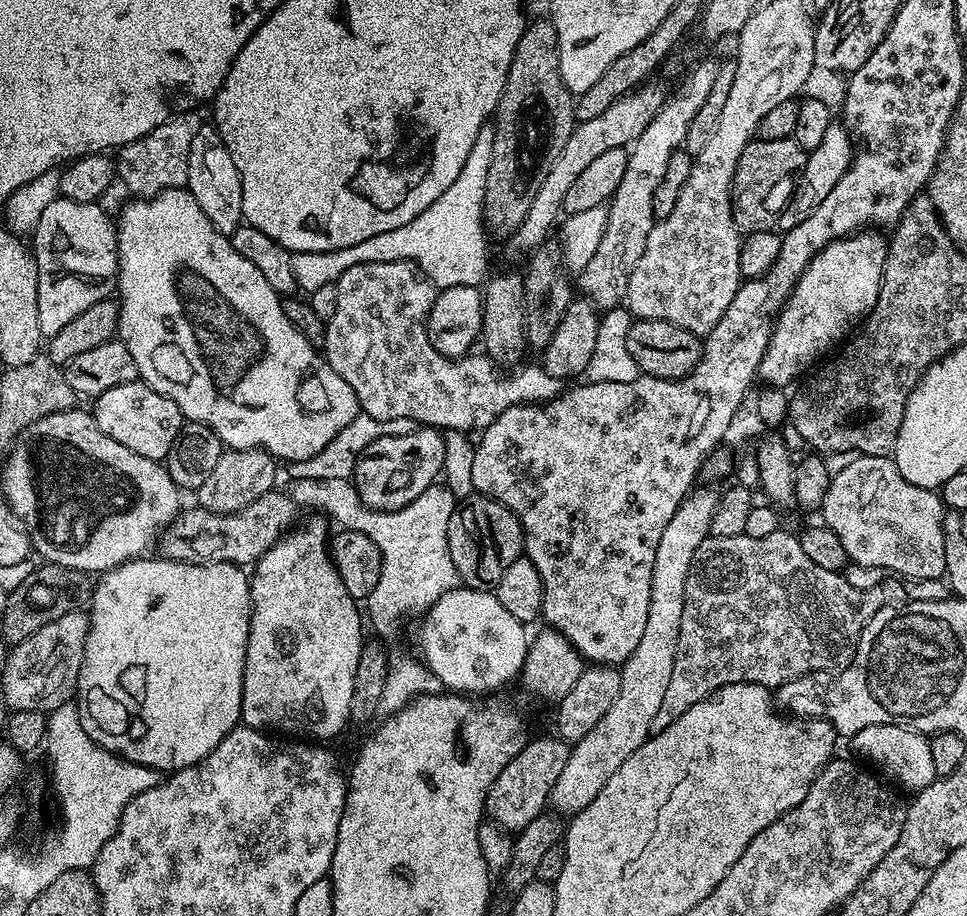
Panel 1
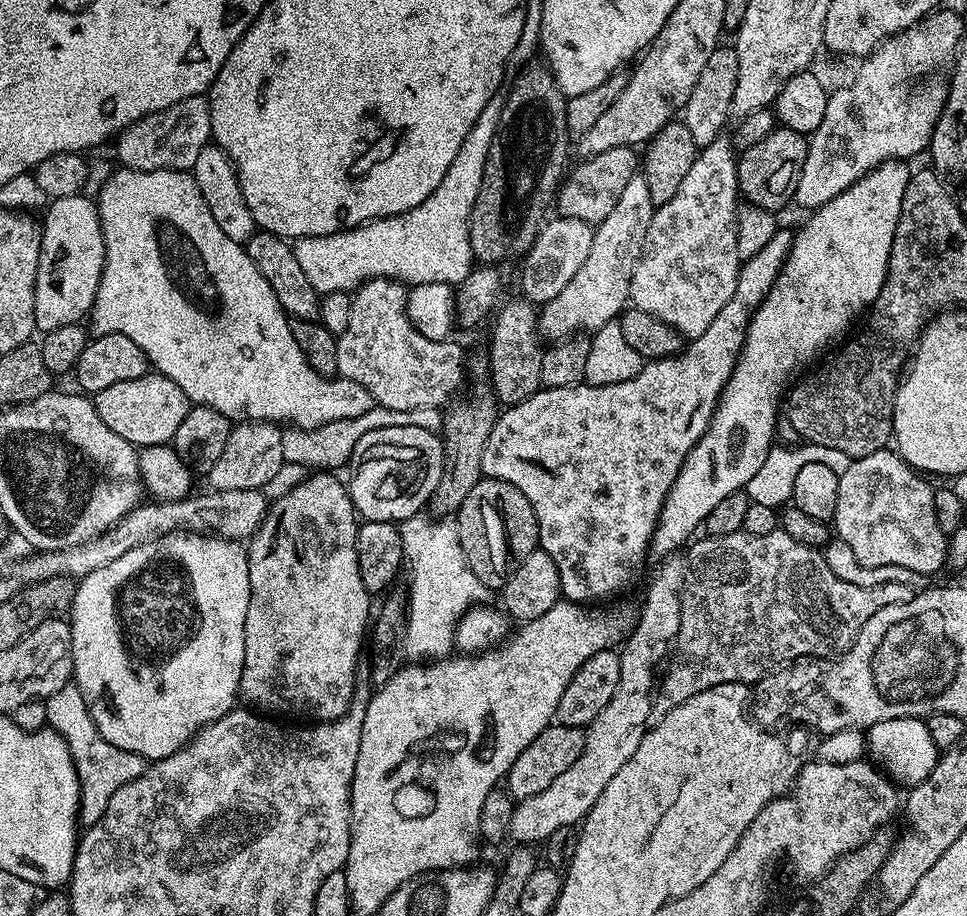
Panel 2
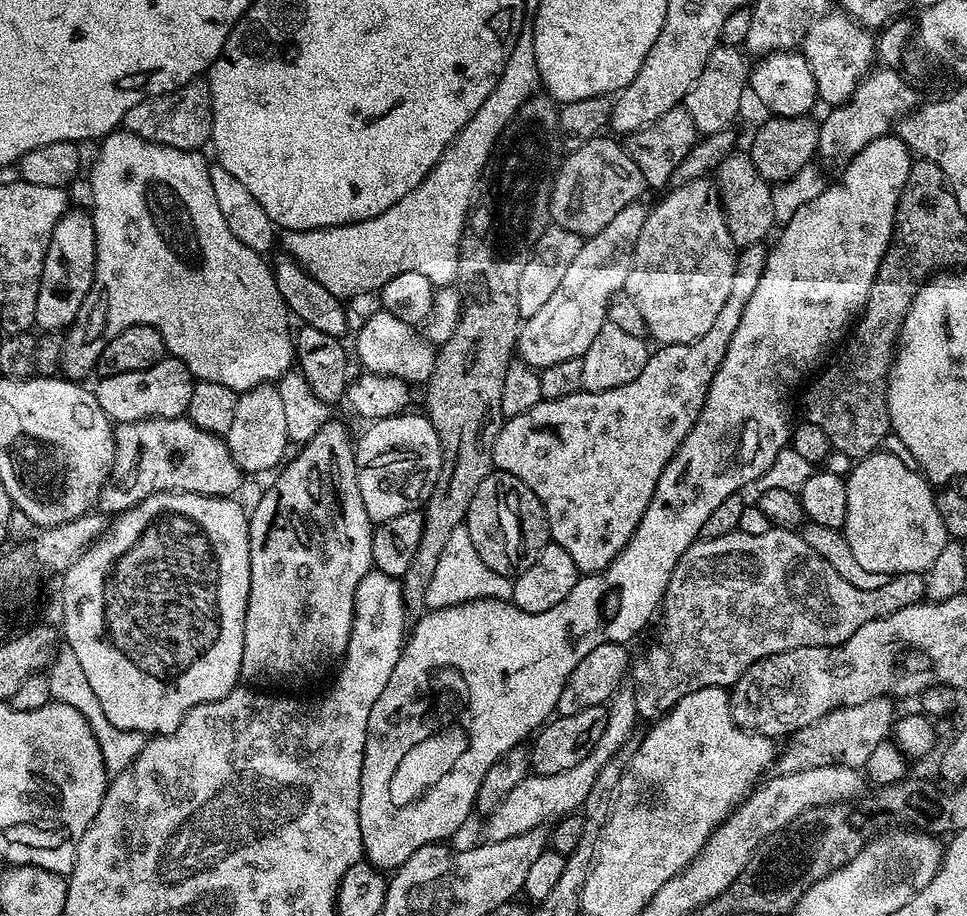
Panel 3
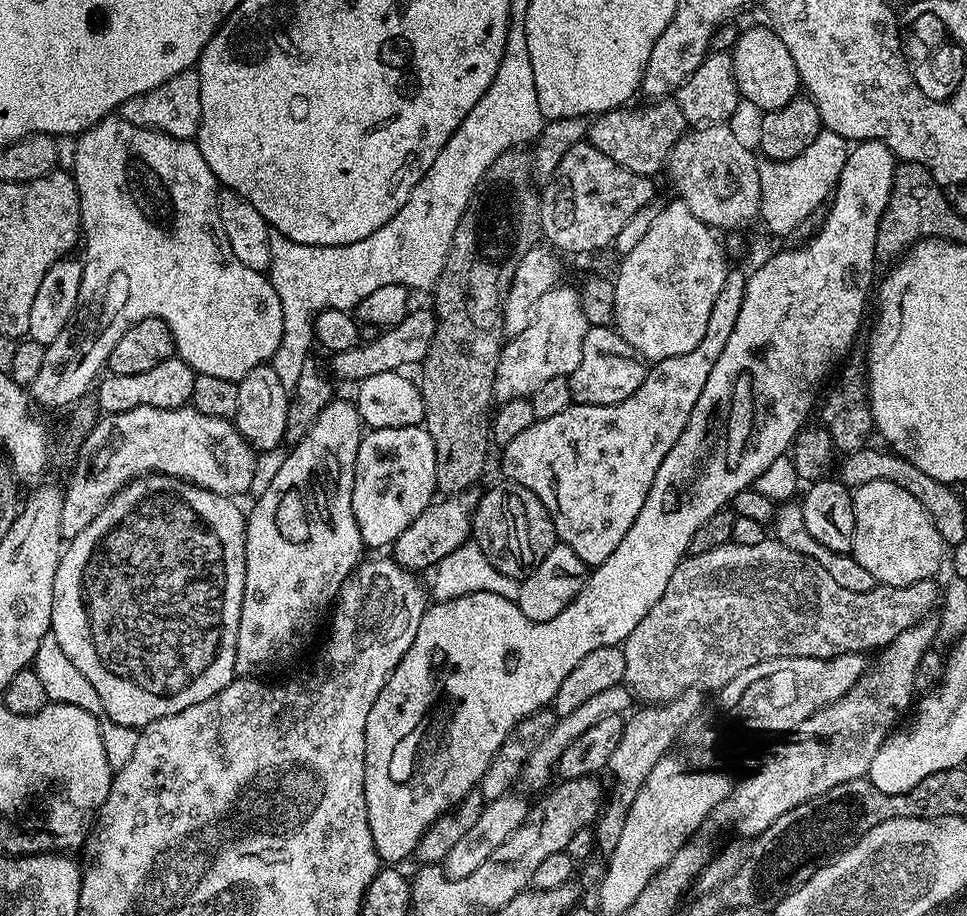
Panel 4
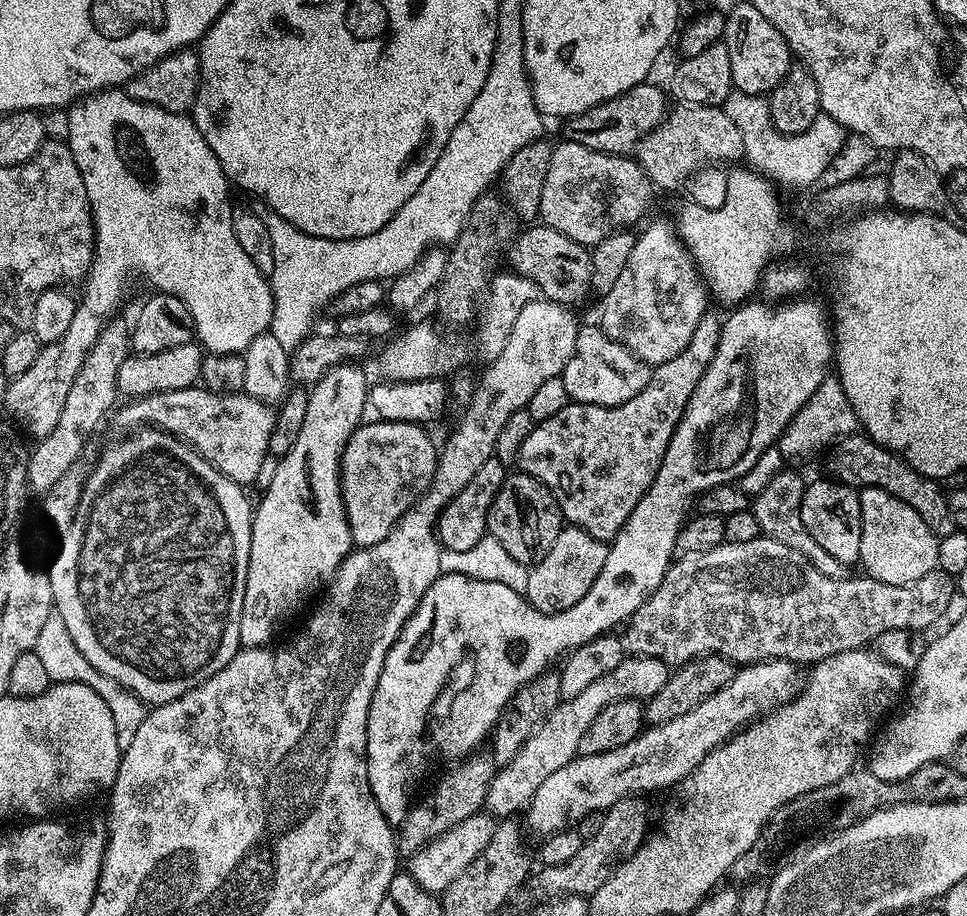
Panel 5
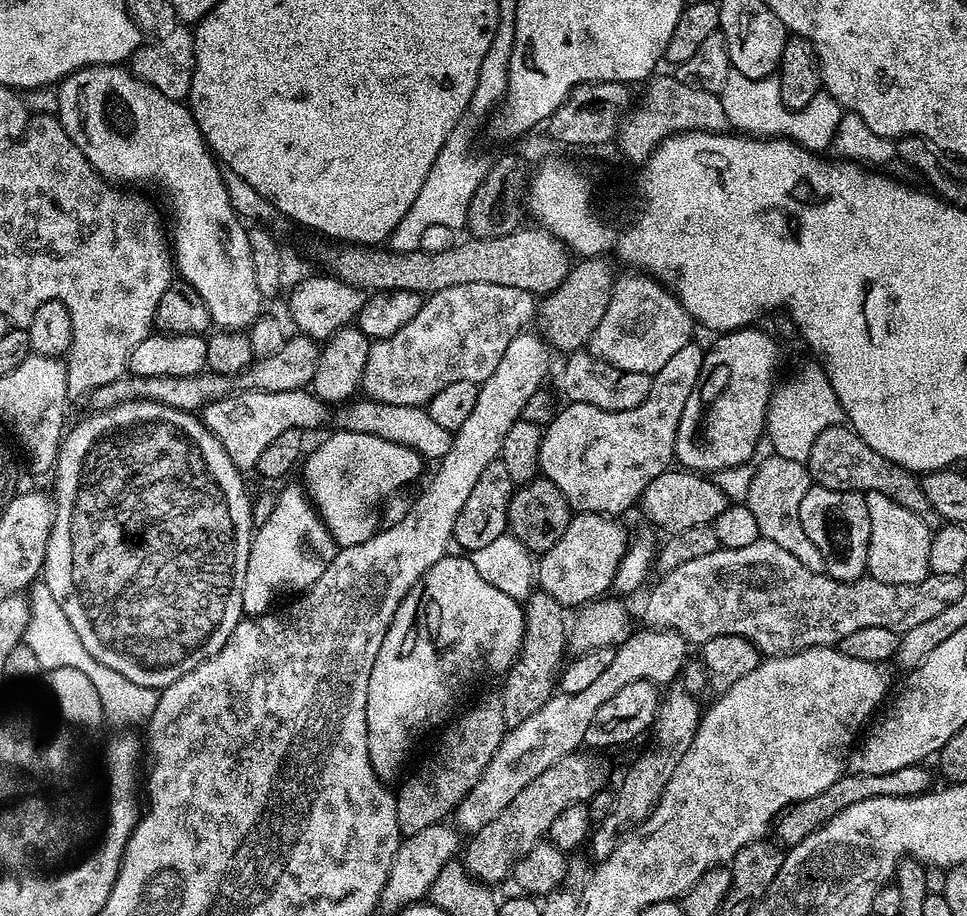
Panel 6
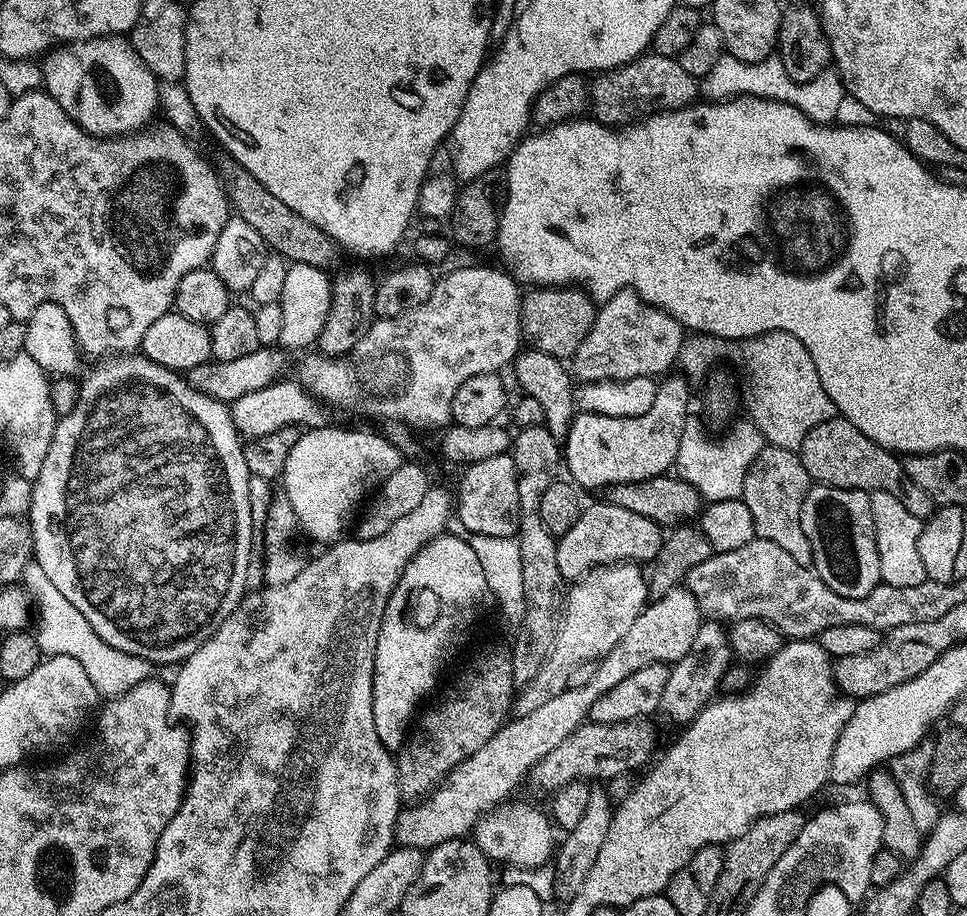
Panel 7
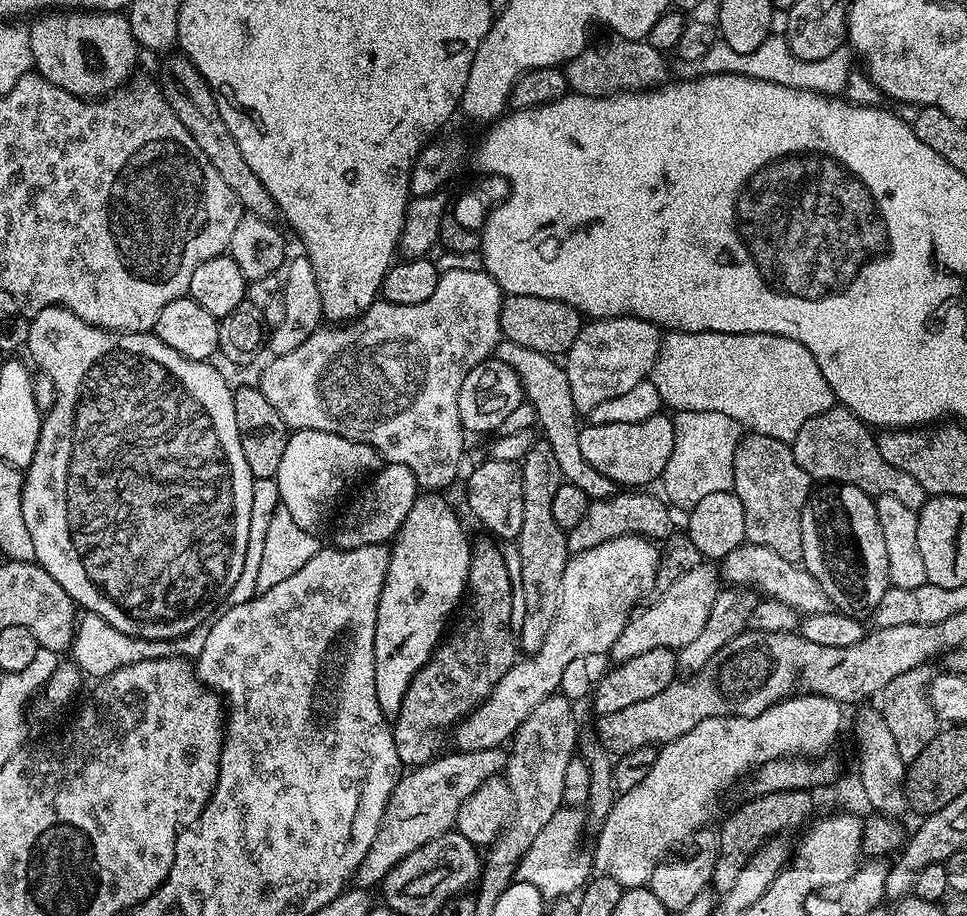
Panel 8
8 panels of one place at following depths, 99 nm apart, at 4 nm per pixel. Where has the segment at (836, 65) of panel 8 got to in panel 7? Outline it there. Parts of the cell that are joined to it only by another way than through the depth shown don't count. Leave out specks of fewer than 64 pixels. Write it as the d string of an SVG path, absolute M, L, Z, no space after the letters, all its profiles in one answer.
M773 54L762 62L742 62L730 55L723 55L714 62L710 74L706 74L698 84L698 92L705 101L719 102L733 100L736 96L757 96L763 100L781 100L792 104L802 114L806 114L815 124L832 124L837 119L840 107L846 101L842 78L835 70L818 74L809 80L795 80L786 74L779 55Z

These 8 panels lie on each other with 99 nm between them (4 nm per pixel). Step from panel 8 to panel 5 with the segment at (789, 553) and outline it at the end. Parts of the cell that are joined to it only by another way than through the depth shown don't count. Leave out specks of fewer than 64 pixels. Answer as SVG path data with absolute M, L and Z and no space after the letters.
M782 470L779 472L768 483L766 490L759 492L751 501L750 510L754 514L754 518L758 518L760 531L767 539L782 542L786 546L790 546L790 550L798 550L798 554L805 556L822 574L839 580L845 579L845 565L840 564L838 558L833 558L826 550L822 550L822 546L818 546L818 542L814 542L814 538L810 538L806 526L802 526L802 498L806 480L803 480L796 472L799 471Z

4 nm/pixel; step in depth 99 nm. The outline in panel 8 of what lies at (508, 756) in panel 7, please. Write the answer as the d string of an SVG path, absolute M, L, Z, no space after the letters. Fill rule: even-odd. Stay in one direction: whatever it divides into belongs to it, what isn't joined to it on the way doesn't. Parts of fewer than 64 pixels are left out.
M708 562L697 564L694 570L682 574L682 578L675 580L670 586L670 590L659 593L655 597L657 600L645 612L637 611L629 619L628 625L622 630L622 634L618 634L618 642L614 642L610 653L611 659L614 658L613 661L619 662L630 658L638 658L638 654L646 654L646 650L658 650L659 648L679 650L686 646L686 642L694 639L706 626L706 618L710 618L710 606L714 606L714 598L718 591L718 585L716 585L718 572L717 569L715 572L712 568L715 567ZM500 748L450 752L401 775L386 802L384 822L374 838L374 846L366 850L366 858L362 858L358 866L354 877L355 887L372 890L375 884L377 887L383 882L390 870L394 870L394 866L398 866L398 862L402 862L402 858L406 858L406 854L414 854L418 846L426 846L426 842L453 831L462 802L466 802L466 798L470 798L470 794L474 794L482 782L503 773L506 763L505 753Z

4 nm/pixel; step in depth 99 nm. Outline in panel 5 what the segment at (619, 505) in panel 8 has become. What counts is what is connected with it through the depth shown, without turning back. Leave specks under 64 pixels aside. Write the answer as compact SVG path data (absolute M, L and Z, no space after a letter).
M561 527L558 538L554 538L554 546L550 546L543 558L528 568L529 585L524 595L541 614L570 610L570 606L590 590L594 578L598 578L607 553L608 544L593 538L585 528Z

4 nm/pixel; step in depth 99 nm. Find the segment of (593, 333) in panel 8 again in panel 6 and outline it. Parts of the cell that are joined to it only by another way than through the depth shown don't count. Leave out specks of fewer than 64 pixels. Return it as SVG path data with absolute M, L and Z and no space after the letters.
M628 274L632 276L615 277L610 306L606 306L606 314L602 314L602 322L598 322L598 330L594 330L590 341L590 348L600 359L610 362L627 372L646 372L654 374L670 362L673 354L678 354L682 346L693 343L692 315L682 306L680 297L669 290L661 281L647 274Z

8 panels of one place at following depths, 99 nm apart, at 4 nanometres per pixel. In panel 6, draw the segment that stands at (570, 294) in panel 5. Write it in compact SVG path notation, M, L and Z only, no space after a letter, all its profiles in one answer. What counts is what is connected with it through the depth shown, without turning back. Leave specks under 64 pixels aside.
M521 226L502 238L467 238L441 252L394 252L380 246L341 243L328 249L324 264L331 275L350 286L373 292L410 290L431 294L446 286L490 282L490 286L514 286L537 298L549 296L568 276L572 258L564 242L539 226Z

